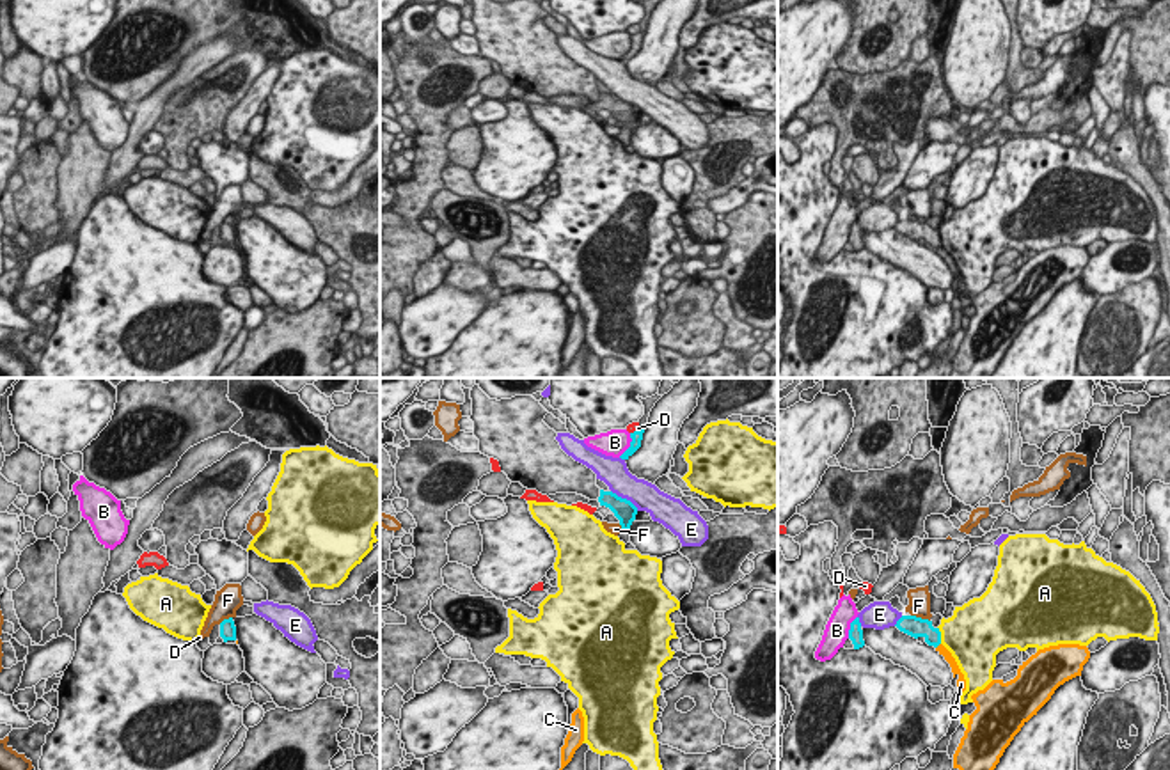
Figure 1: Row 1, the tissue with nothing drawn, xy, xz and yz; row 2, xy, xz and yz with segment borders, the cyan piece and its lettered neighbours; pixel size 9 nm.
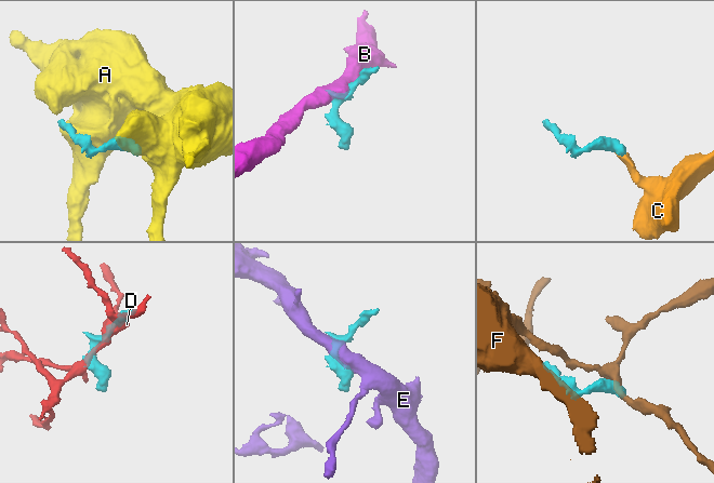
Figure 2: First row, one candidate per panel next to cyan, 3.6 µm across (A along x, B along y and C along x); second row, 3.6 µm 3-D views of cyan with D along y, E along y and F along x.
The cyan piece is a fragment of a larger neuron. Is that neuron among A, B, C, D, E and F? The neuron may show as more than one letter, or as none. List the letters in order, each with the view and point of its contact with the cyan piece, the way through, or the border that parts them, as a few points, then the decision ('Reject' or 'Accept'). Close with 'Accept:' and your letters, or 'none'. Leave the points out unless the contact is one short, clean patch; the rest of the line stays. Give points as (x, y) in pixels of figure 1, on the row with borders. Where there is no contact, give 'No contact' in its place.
A: Touches cyan at yz (940, 636). Boundary: yz (938, 627), (941, 643). Reject
B: Touches cyan at xz (631, 446). Boundary: xz (631, 433), (631, 444), (618, 456). Reject
C: Touches cyan at yz (938, 644). Boundary: yz (940, 643), (936, 648). Reject
D: Touches cyan at xz (634, 432). Boundary: xz (640, 428), (631, 433). Reject
E: Touches cyan at xz (625, 499). Reject
F: Touches cyan at yz (920, 618). Boundary: yz (911, 614), (929, 621). Reject
Accept: none

